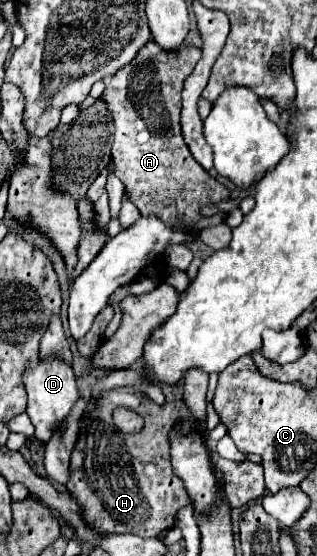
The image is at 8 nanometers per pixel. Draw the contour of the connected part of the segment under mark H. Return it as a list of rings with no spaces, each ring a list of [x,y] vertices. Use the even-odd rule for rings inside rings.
[[[120,389],[106,391],[98,407],[82,419],[80,439],[70,459],[68,491],[82,507],[84,521],[102,533],[136,533],[140,537],[158,537],[160,531],[170,529],[176,521],[176,511],[190,505],[188,493],[180,477],[170,467],[168,433],[174,421],[182,419],[184,431],[188,431],[190,413],[184,403],[156,405],[148,397],[126,391],[130,405],[120,399]],[[116,407],[128,407],[144,419],[140,433],[124,433],[116,429],[112,411]]]

